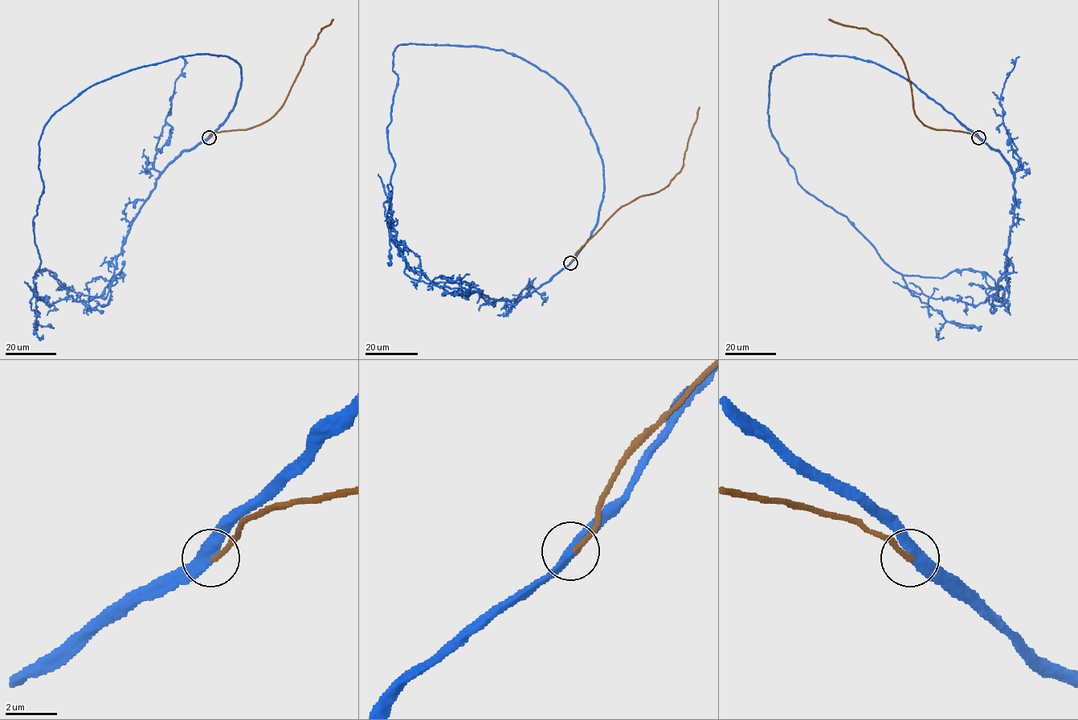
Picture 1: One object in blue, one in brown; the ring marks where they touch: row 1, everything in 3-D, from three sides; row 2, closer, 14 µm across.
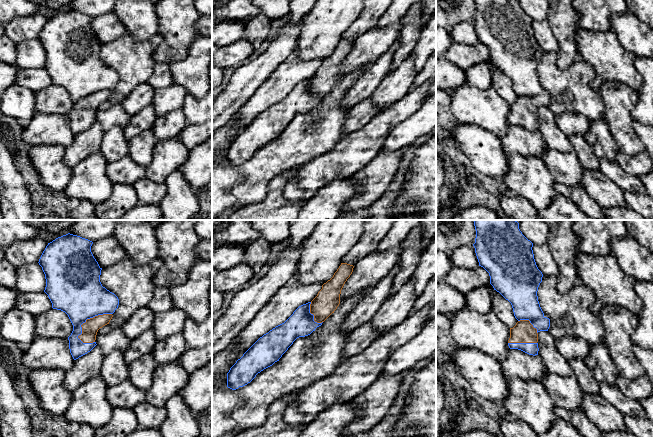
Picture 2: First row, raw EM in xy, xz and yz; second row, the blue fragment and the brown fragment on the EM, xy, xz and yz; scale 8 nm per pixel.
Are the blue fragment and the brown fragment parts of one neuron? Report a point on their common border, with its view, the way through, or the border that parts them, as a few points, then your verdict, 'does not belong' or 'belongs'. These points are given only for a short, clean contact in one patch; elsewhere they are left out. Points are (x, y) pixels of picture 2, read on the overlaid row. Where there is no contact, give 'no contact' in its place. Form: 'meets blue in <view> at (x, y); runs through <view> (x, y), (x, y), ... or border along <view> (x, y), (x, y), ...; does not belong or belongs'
meets blue in xy at (90, 317); belongs

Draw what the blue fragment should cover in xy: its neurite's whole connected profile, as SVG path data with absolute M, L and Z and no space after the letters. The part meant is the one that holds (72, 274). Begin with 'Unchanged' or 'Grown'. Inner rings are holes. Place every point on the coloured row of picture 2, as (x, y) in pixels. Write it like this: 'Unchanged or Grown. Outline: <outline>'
Grown. Outline: M68 233L48 243L38 262L45 274L44 292L48 295L52 308L65 312L73 325L68 340L74 360L97 345L95 340L98 330L109 324L119 305L118 297L100 282L102 268L91 252L92 244L88 239Z

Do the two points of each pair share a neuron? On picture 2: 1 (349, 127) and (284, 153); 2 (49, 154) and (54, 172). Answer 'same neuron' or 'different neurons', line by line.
1: different neurons
2: same neuron

